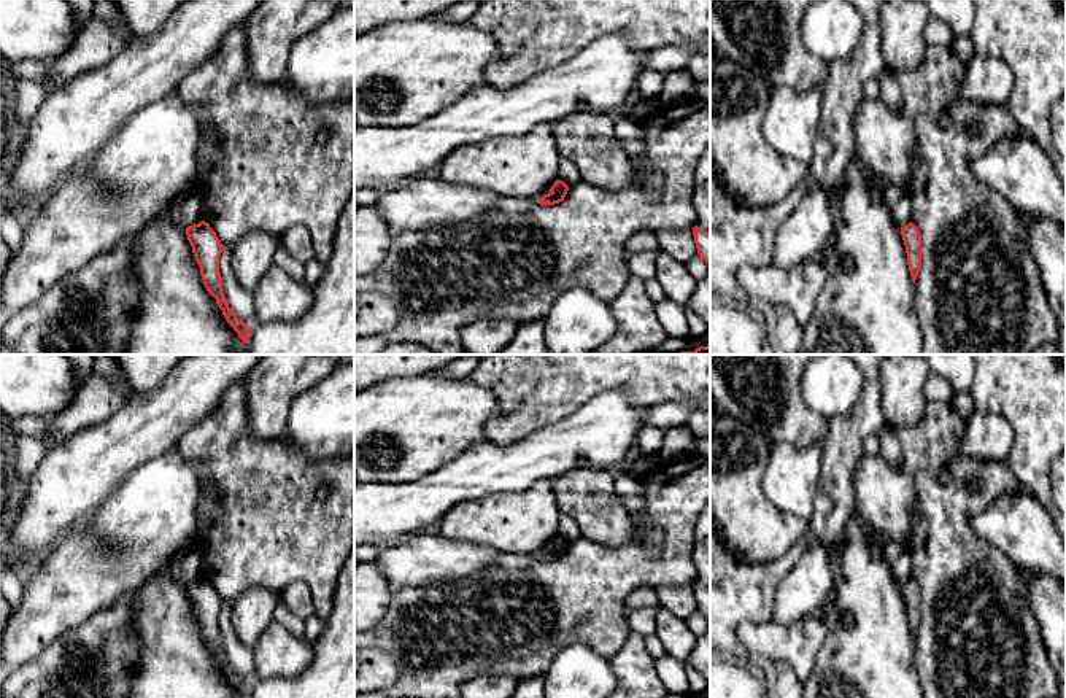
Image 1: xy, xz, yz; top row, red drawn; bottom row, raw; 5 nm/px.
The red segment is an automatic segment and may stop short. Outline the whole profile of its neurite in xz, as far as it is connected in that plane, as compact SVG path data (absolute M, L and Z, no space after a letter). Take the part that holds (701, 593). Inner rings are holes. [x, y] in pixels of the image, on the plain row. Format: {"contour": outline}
{"contour": "M697 582L693 584L694 599L697 604L697 611L709 620L710 623L710 588L699 585Z"}

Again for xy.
{"contour": "M205 577L186 584L186 591L192 603L194 614L200 623L200 631L207 647L216 655L216 660L222 666L226 677L234 684L238 693L243 698L248 698L251 687L230 666L227 655L222 649L219 612L222 609L224 601L218 595L216 588Z"}

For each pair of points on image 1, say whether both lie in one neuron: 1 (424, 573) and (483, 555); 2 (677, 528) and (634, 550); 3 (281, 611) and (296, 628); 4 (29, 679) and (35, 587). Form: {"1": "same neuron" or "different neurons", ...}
{"1": "same neuron", "2": "same neuron", "3": "same neuron", "4": "different neurons"}

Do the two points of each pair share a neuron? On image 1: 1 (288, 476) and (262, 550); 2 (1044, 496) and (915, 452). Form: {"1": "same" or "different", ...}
{"1": "same", "2": "same"}

